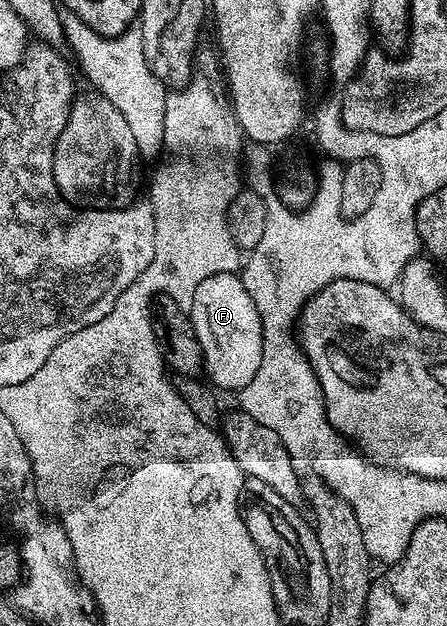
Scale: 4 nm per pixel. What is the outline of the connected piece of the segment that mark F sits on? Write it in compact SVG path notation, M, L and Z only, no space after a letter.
M218 273L201 279L189 312L193 331L197 331L201 343L203 367L210 384L219 391L243 390L249 379L257 375L257 367L261 367L263 340L261 315L257 315L257 307L253 307L253 299L249 299L249 291L245 291L242 276L239 273Z

